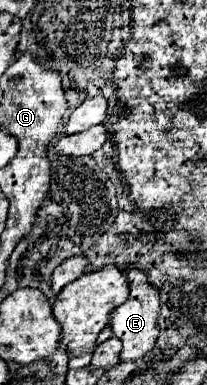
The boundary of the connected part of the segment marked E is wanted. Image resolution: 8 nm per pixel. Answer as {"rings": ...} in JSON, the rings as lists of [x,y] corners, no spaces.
{"rings":[[[128,266],[126,268],[126,276],[128,276],[128,284],[130,284],[130,298],[118,306],[118,310],[114,310],[112,320],[110,320],[110,328],[114,332],[114,336],[118,336],[124,344],[120,358],[122,360],[136,360],[142,358],[146,352],[150,352],[158,340],[158,310],[160,310],[160,302],[158,302],[158,290],[148,282],[146,274],[136,268],[136,266]]]}

